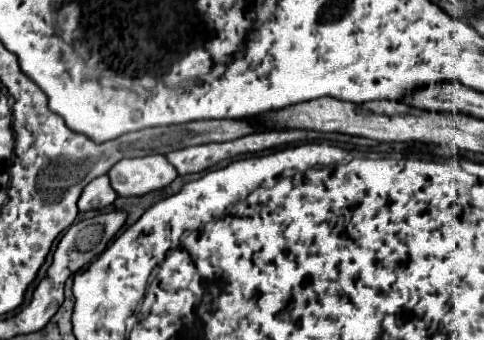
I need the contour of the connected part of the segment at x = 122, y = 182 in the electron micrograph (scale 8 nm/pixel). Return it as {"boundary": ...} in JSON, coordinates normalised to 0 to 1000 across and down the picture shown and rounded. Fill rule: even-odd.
{"boundary":[[[318,453],[248,471],[223,518],[244,576],[298,576],[347,553],[364,529],[368,506],[343,459]]]}

